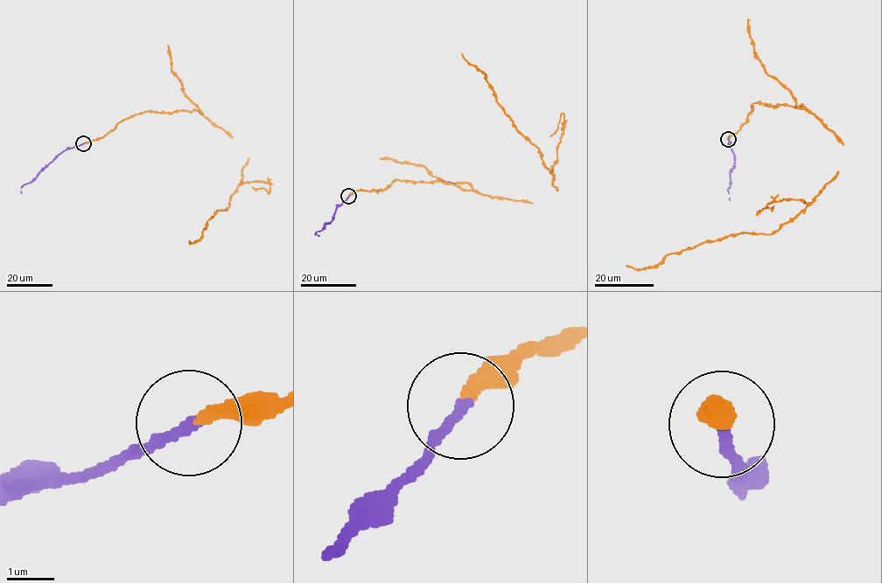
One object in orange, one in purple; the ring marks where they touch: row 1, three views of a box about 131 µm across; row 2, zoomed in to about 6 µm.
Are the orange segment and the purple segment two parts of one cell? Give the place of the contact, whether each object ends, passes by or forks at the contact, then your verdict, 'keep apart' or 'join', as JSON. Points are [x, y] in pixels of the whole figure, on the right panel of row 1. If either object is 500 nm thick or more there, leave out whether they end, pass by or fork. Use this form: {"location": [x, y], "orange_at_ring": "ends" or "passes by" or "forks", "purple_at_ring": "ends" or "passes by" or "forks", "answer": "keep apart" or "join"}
{"location": [728, 139], "orange_at_ring": "ends", "purple_at_ring": "ends", "answer": "join"}

